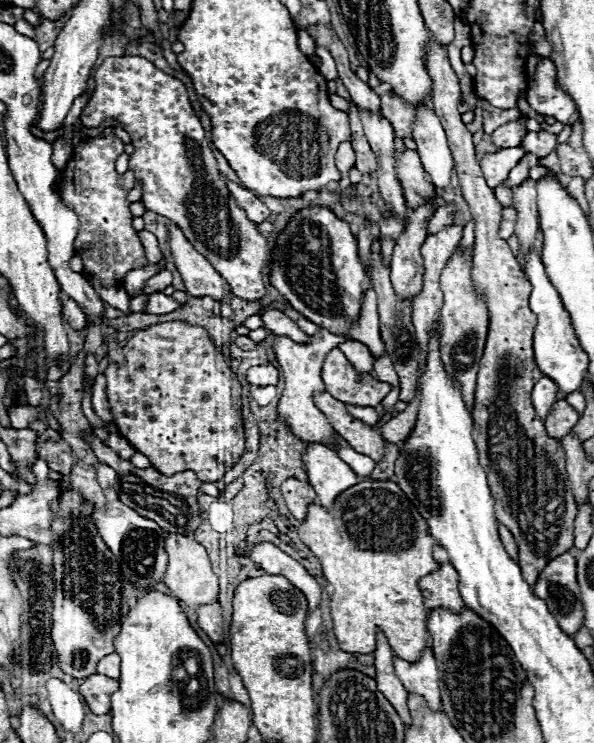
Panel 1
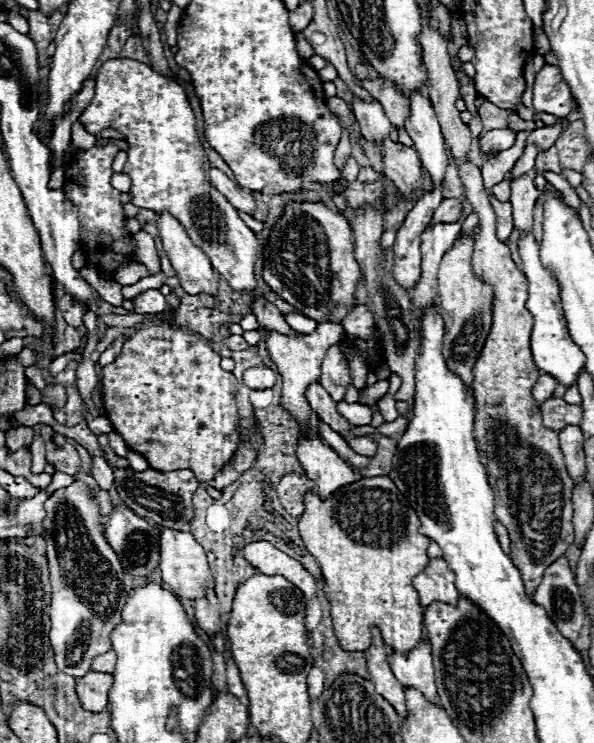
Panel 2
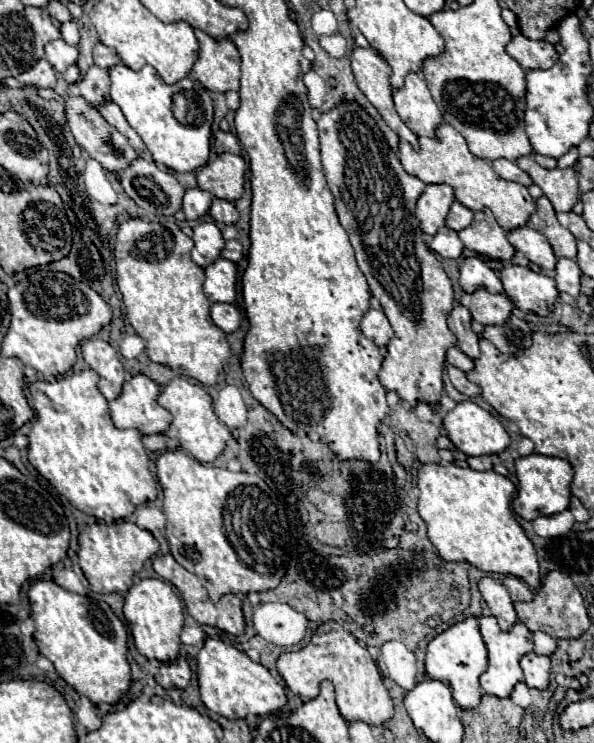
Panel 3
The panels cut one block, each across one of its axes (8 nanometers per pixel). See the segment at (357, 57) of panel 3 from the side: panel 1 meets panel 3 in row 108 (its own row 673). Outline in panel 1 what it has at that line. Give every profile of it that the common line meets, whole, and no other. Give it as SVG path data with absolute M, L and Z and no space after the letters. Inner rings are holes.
M378 634L378 644L376 644L376 652L374 652L374 666L376 666L376 682L378 682L378 690L392 702L392 706L396 708L396 712L400 714L400 718L404 720L406 726L412 724L410 712L408 712L408 692L404 690L402 682L398 680L398 676L394 674L394 654L392 648L386 640L384 634Z

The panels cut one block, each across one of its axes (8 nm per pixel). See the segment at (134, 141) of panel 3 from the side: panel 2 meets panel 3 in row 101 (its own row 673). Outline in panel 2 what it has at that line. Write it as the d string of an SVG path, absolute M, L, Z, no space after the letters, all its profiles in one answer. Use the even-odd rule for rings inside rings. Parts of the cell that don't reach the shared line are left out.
M110 650L110 652L106 652L106 654L98 654L98 656L92 660L90 668L96 670L96 672L112 674L112 672L114 672L114 664L116 664L116 654Z

